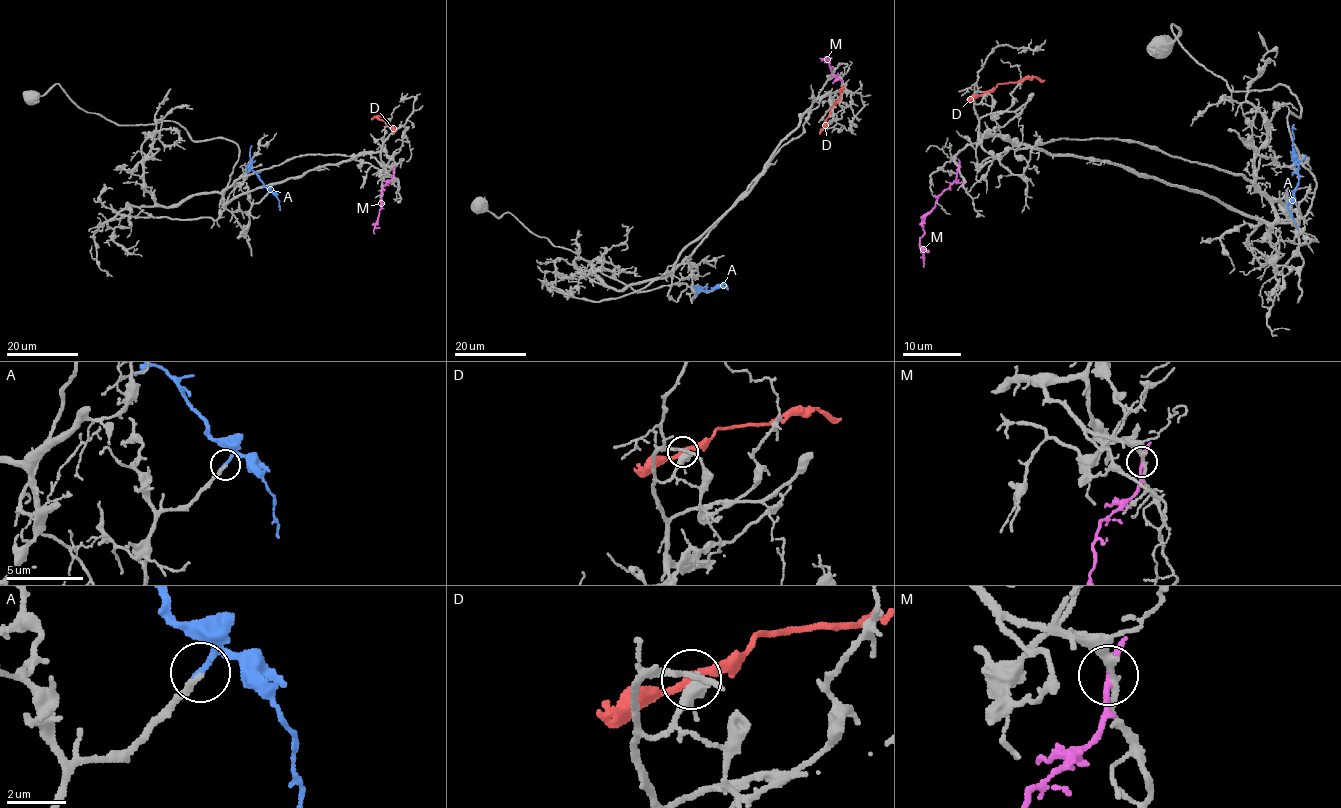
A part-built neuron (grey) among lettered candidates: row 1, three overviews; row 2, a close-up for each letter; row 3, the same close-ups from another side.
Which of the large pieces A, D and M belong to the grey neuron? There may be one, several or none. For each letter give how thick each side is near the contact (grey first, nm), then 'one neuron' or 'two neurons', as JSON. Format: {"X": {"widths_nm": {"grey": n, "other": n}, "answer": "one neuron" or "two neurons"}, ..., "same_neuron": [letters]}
{"A": {"widths_nm": {"grey": 200, "other": 160}, "answer": "one neuron"}, "D": {"widths_nm": {"grey": 320, "other": 240}, "answer": "two neurons"}, "M": {"widths_nm": {"grey": 280, "other": 200}, "answer": "two neurons"}, "same_neuron": ["A"]}

